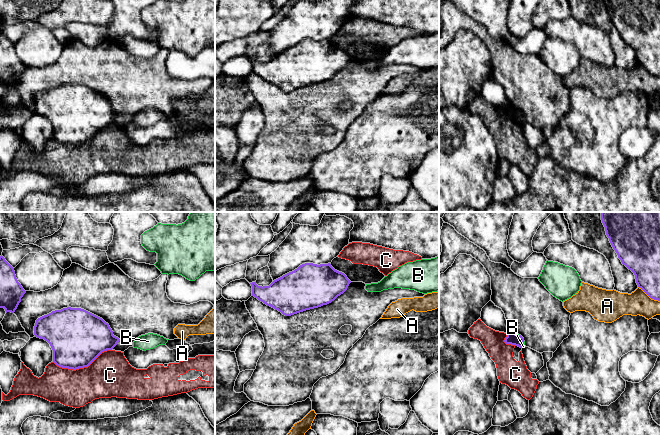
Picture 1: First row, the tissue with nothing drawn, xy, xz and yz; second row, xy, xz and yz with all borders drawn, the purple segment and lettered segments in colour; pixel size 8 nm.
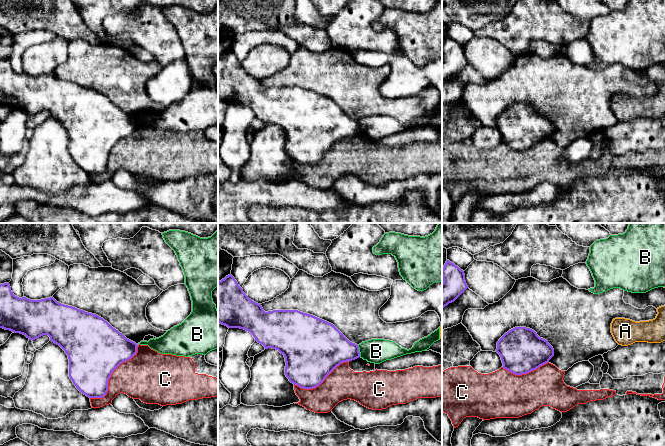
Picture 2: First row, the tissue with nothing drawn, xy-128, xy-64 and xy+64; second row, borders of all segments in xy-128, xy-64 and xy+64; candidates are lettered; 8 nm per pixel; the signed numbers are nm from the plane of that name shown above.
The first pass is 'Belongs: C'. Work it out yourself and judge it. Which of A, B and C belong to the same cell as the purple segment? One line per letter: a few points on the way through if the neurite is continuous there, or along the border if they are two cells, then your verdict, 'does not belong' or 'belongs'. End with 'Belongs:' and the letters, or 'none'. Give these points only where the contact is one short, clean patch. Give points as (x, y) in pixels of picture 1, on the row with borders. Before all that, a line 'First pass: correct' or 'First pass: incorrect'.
First pass: incorrect
A: does not belong
B: does not belong
C: does not belong
Belongs: none

